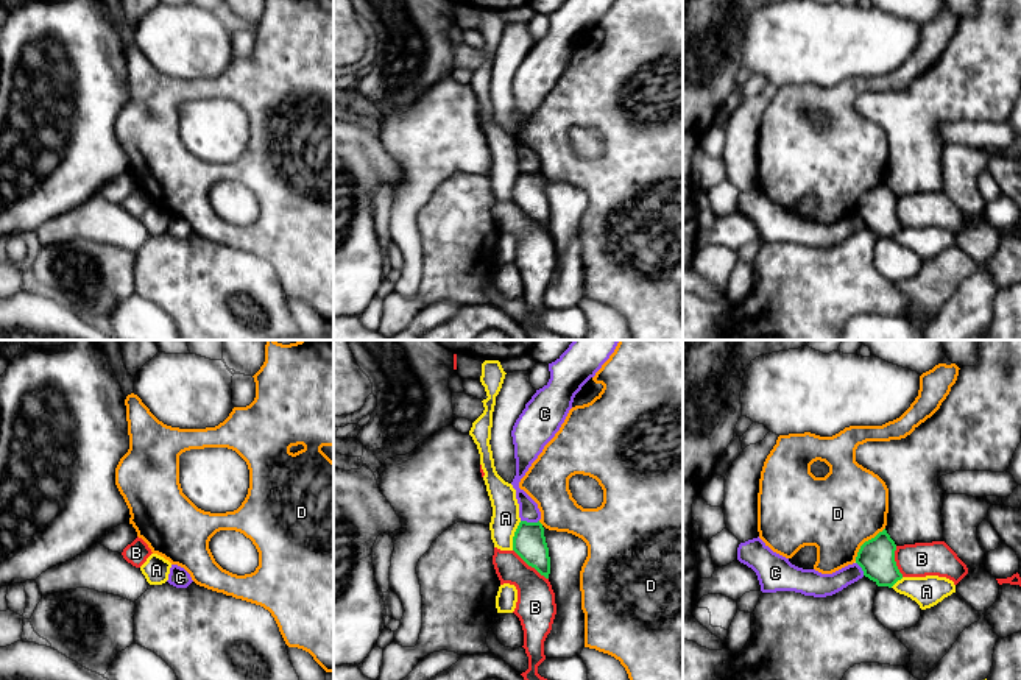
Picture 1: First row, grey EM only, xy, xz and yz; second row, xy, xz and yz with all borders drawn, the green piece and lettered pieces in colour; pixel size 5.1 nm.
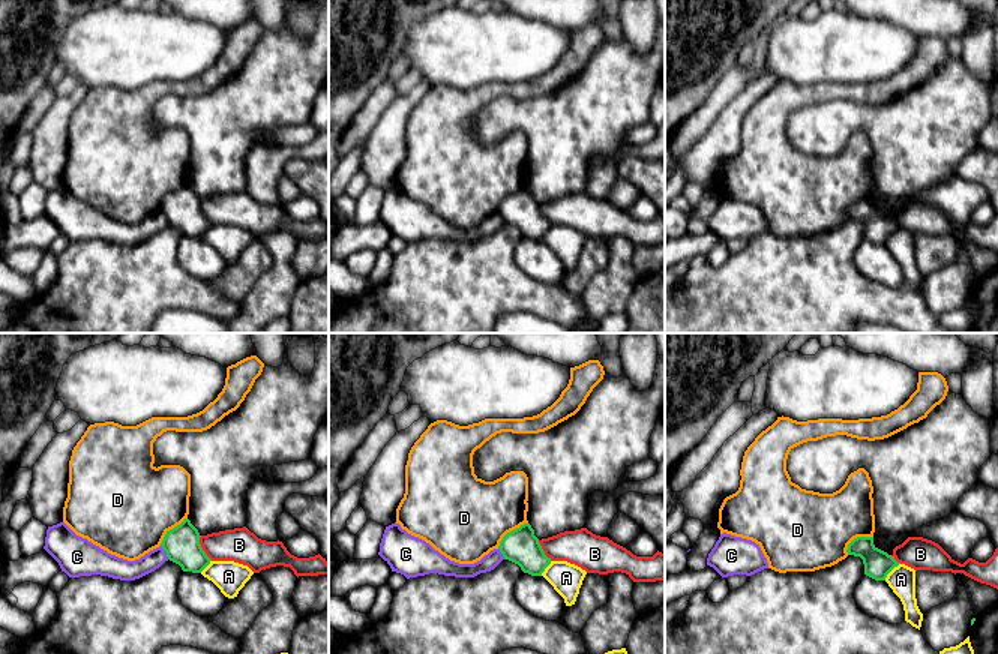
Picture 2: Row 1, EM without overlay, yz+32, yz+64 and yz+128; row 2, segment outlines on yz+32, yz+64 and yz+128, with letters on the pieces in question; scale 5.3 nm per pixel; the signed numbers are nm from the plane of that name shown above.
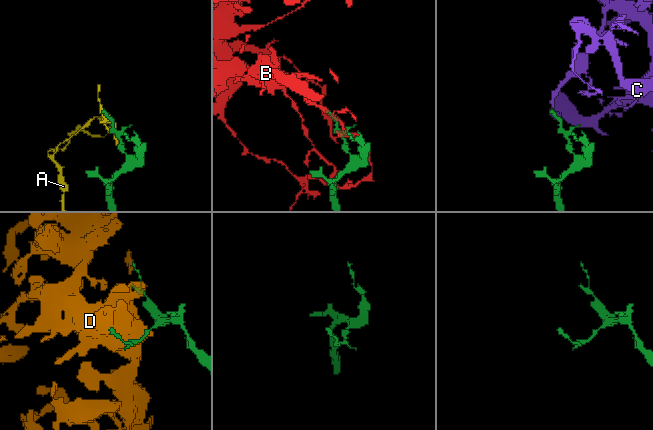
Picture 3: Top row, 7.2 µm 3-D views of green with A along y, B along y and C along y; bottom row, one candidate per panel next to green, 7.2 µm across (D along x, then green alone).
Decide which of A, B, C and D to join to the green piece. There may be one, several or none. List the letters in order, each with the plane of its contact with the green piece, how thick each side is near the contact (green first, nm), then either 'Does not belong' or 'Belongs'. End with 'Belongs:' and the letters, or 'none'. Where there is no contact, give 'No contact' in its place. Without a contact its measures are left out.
A: Touches green in xz. Thickness 170 nm (green) against 140 nm. Does not belong
B: Touches green in xz. Thickness 170 nm (green) against 200 nm. Does not belong
C: Touches green in xz. Thickness 170 nm (green) against 100 nm. Does not belong
D: Touches green in yz. Thickness 190 nm (green) against 400 nm. Does not belong
Belongs: none

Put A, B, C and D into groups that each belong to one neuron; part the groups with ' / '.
A / B / C / D

